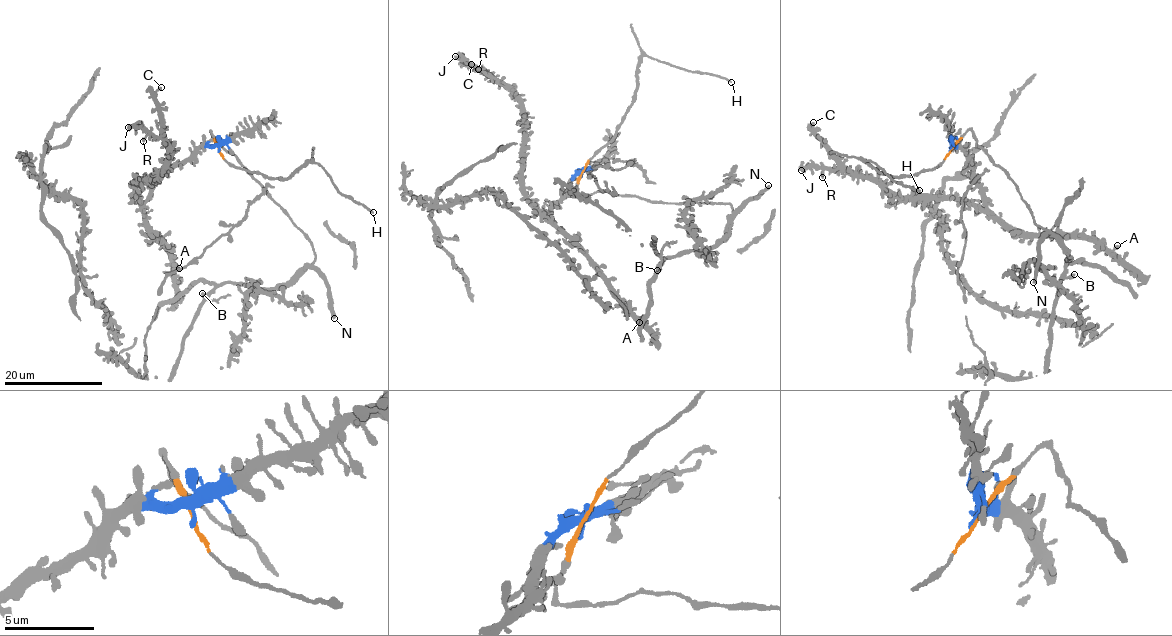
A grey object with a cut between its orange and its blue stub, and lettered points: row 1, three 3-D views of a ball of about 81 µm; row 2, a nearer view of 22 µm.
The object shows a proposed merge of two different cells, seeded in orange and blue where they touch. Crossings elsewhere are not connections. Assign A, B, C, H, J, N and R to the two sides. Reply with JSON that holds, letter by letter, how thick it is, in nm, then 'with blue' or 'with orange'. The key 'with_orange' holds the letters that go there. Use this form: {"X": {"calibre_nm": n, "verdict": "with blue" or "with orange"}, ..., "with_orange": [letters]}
{"A": {"calibre_nm": 440, "verdict": "with blue"}, "B": {"calibre_nm": 300, "verdict": "with orange"}, "C": {"calibre_nm": 190, "verdict": "with blue"}, "H": {"calibre_nm": 190, "verdict": "with orange"}, "J": {"calibre_nm": 420, "verdict": "with blue"}, "N": {"calibre_nm": 400, "verdict": "with orange"}, "R": {"calibre_nm": 240, "verdict": "with blue"}, "with_orange": ["B", "H", "N"]}

